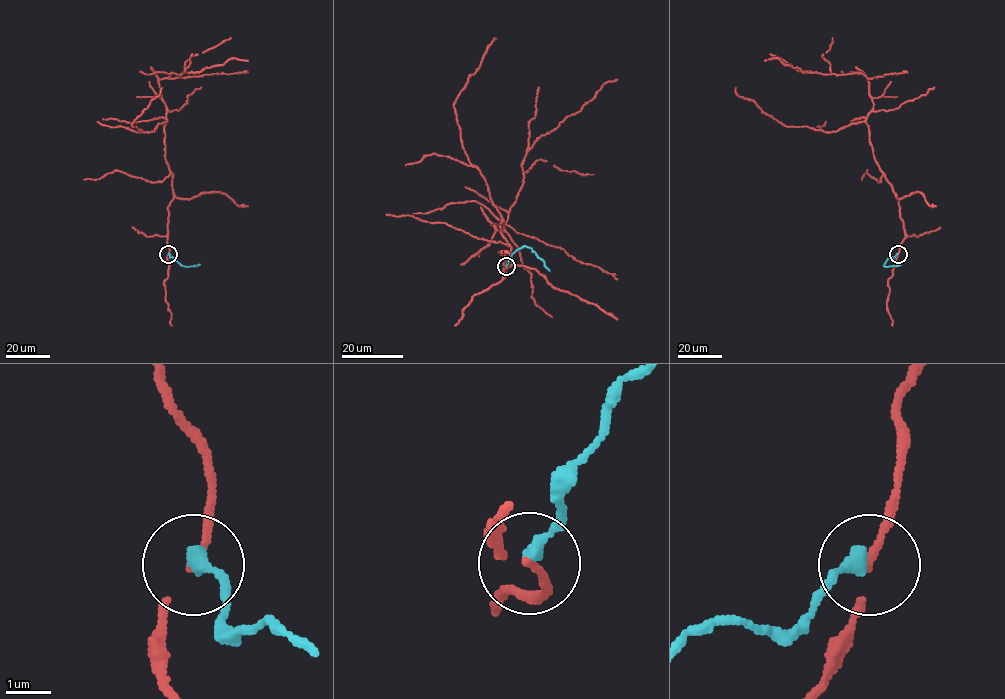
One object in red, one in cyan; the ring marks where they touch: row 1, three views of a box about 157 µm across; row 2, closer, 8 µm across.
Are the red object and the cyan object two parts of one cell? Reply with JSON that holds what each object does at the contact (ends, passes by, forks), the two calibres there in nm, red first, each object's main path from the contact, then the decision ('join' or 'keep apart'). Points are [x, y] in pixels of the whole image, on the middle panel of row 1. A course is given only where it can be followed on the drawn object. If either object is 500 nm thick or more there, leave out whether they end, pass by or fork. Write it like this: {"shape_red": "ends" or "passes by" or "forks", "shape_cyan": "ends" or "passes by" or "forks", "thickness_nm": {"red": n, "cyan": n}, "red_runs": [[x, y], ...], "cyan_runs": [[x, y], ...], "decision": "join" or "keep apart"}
{"shape_red": "passes by", "shape_cyan": "ends", "thickness_nm": {"red": 130, "cyan": 320}, "red_runs": [[506, 266], [504, 276], [513, 263], [503, 221], [501, 232], [492, 225], [506, 221], [526, 153], [617, 79]], "cyan_runs": [[506, 265], [511, 255], [525, 246], [529, 247], [549, 271]], "decision": "keep apart"}

